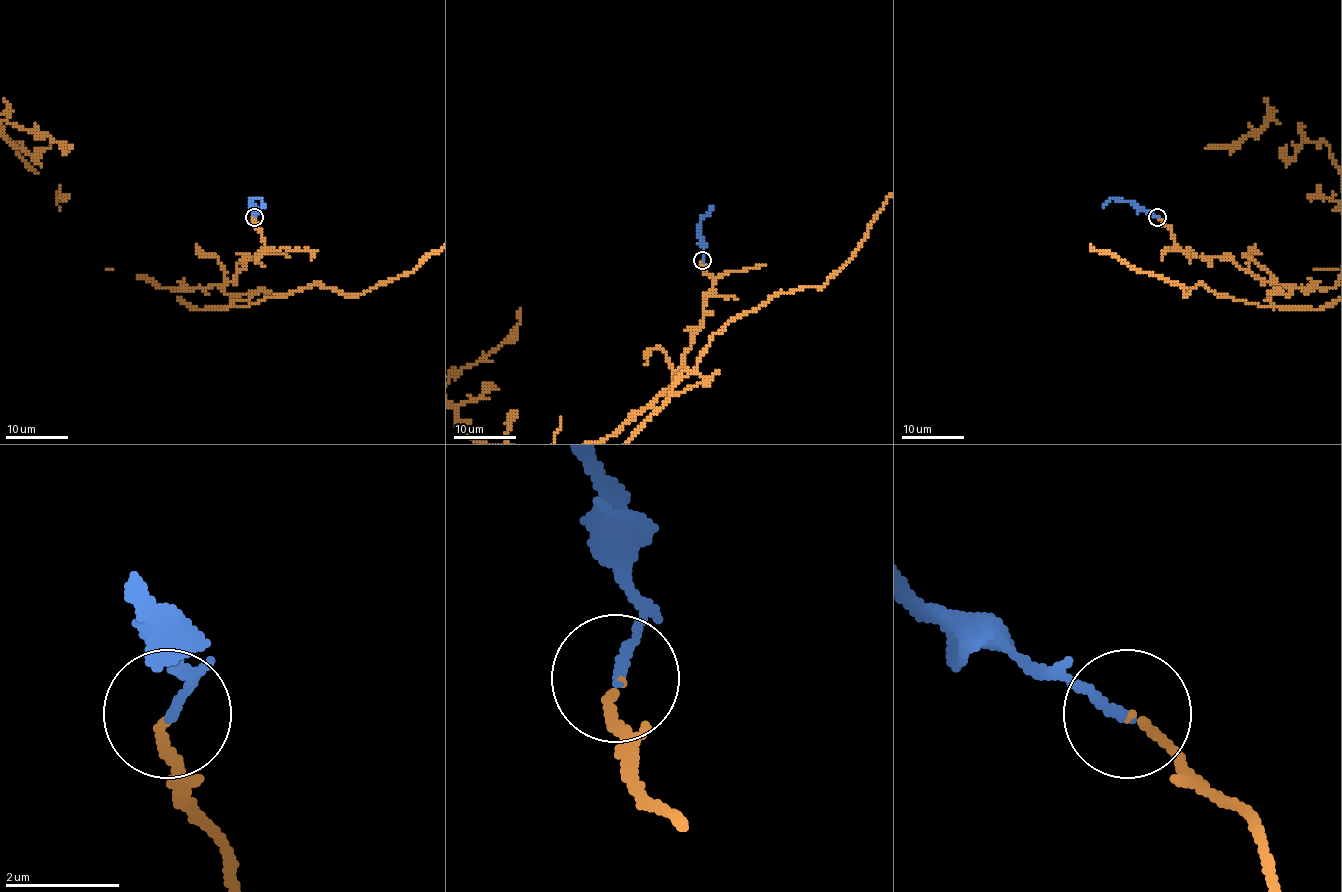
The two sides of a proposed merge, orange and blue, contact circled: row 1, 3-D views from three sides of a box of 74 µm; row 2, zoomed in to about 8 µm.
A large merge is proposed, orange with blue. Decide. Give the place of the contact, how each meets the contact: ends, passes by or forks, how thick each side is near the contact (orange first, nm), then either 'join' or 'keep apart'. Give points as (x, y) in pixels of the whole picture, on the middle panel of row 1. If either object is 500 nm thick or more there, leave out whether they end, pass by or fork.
place (702, 260); orange ends; blue ends; calibres 100 and 160 nm; join

